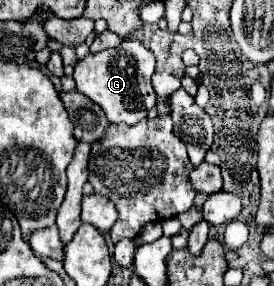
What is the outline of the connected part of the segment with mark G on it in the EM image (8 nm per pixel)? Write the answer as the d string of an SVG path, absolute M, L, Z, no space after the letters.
M122 40L120 46L112 50L104 50L98 54L90 54L84 60L78 60L74 66L76 90L88 96L94 104L98 104L110 124L136 124L146 118L148 110L154 106L154 88L150 78L154 74L154 54L140 40Z

